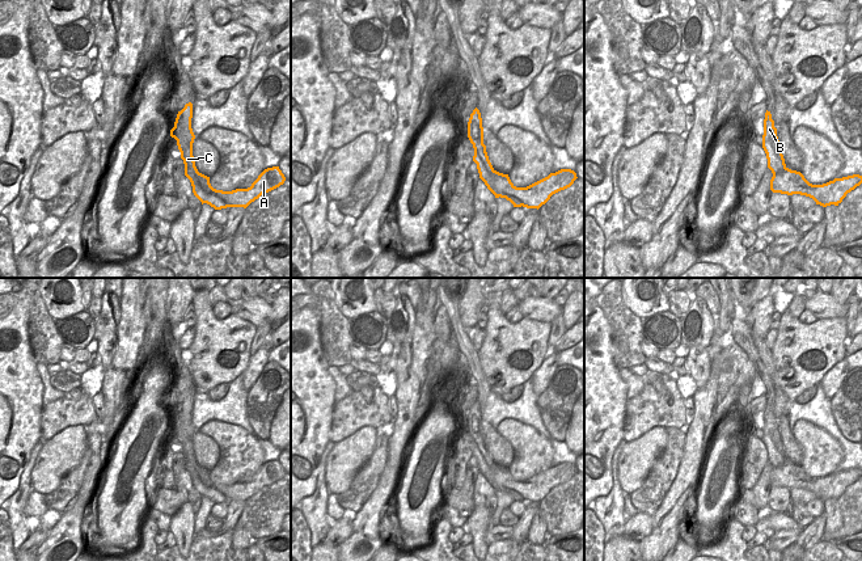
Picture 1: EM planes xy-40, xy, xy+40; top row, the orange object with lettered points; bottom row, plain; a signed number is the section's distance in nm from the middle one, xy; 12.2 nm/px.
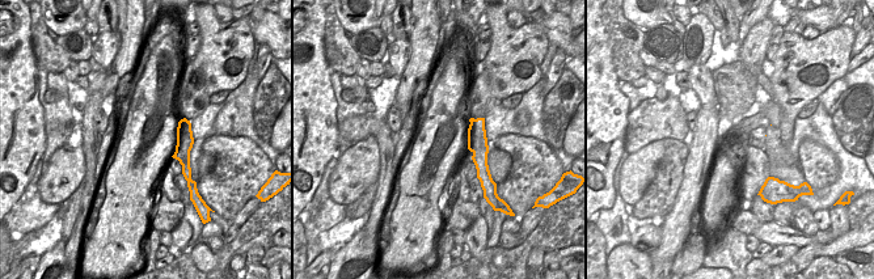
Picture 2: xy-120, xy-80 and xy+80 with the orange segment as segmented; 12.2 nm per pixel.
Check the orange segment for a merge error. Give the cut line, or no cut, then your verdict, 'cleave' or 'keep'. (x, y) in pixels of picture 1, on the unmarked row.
xy (493, 464), (506, 479), (497, 485), (514, 489), (523, 498) | cleave

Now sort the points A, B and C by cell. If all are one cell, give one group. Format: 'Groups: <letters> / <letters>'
Groups: A / B C

